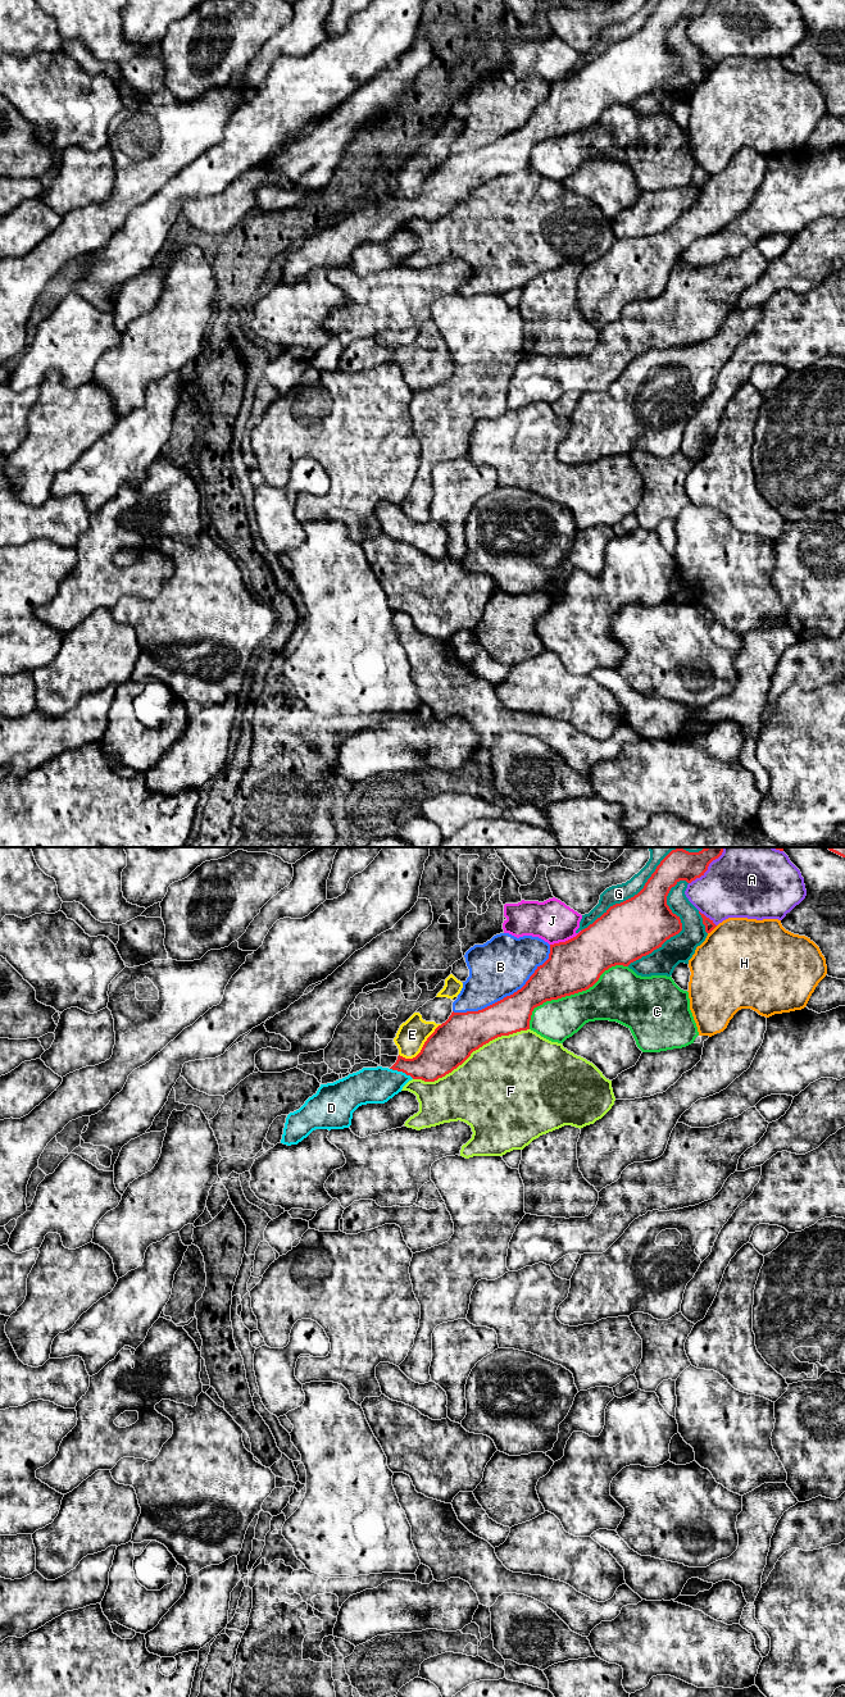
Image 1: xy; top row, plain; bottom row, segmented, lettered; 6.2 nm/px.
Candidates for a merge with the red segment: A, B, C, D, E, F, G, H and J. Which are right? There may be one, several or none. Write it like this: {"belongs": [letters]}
{"belongs": ["D"]}

